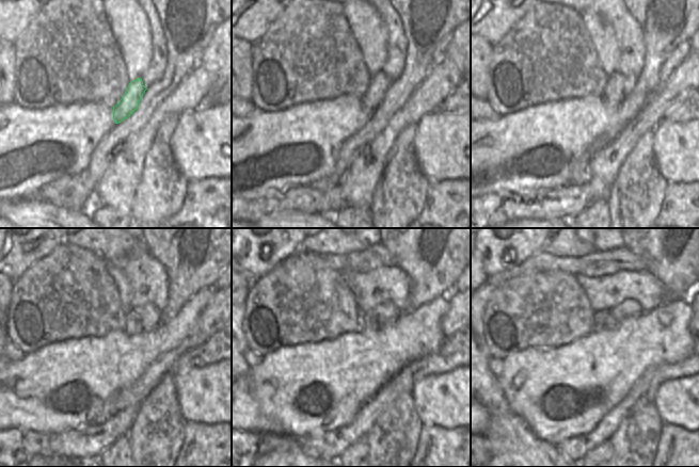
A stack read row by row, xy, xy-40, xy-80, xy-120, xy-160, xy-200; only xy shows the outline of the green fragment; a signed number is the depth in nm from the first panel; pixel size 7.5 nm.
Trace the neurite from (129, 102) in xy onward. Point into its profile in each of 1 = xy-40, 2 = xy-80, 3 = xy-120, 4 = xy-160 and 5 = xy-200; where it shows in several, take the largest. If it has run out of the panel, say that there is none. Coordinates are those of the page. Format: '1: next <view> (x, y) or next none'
1: next xy-40 (379, 83)
2: next xy-80 (618, 85)
3: next xy-120 (144, 318)
4: next xy-160 (386, 312)
5: next xy-200 (628, 308)

